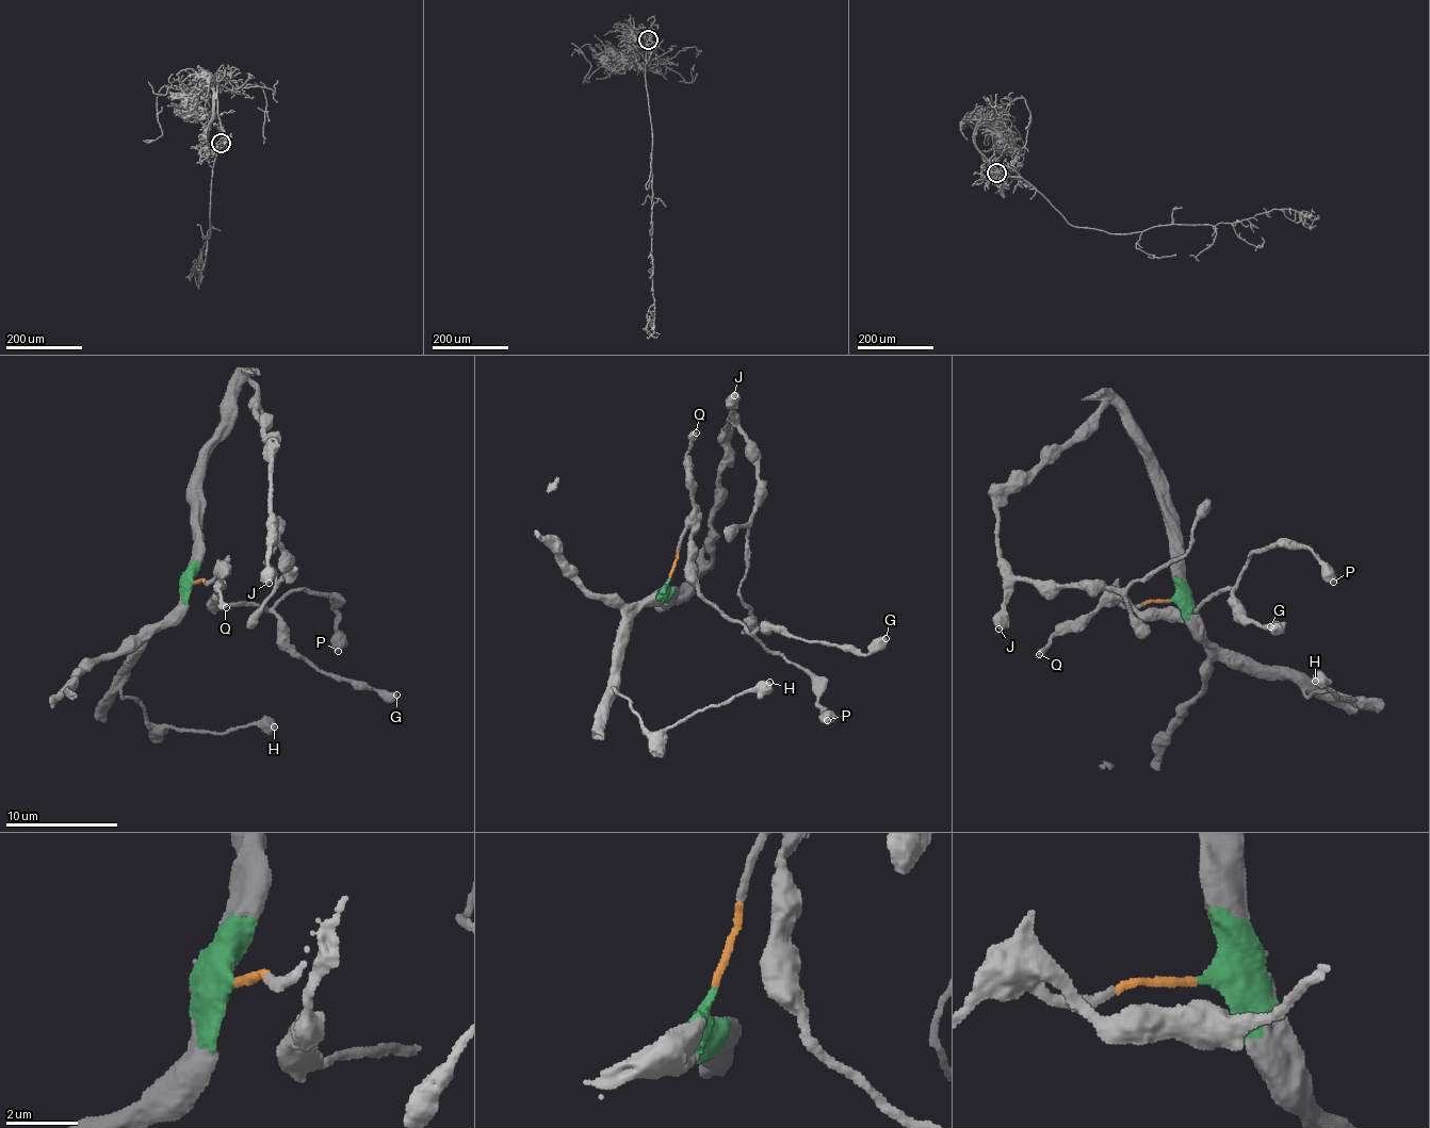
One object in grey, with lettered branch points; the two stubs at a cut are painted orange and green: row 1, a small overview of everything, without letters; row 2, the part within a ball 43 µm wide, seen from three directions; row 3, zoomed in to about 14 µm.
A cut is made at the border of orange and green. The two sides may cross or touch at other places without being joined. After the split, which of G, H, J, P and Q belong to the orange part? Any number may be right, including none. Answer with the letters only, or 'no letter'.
G, P, Q

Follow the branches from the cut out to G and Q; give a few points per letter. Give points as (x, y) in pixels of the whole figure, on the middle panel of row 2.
G: (668, 574), (686, 532), (695, 589), (748, 631), (769, 623), (811, 643), (855, 647), (868, 654), (887, 638)
Q: (668, 574), (692, 507), (688, 456), (691, 439), (696, 432)

